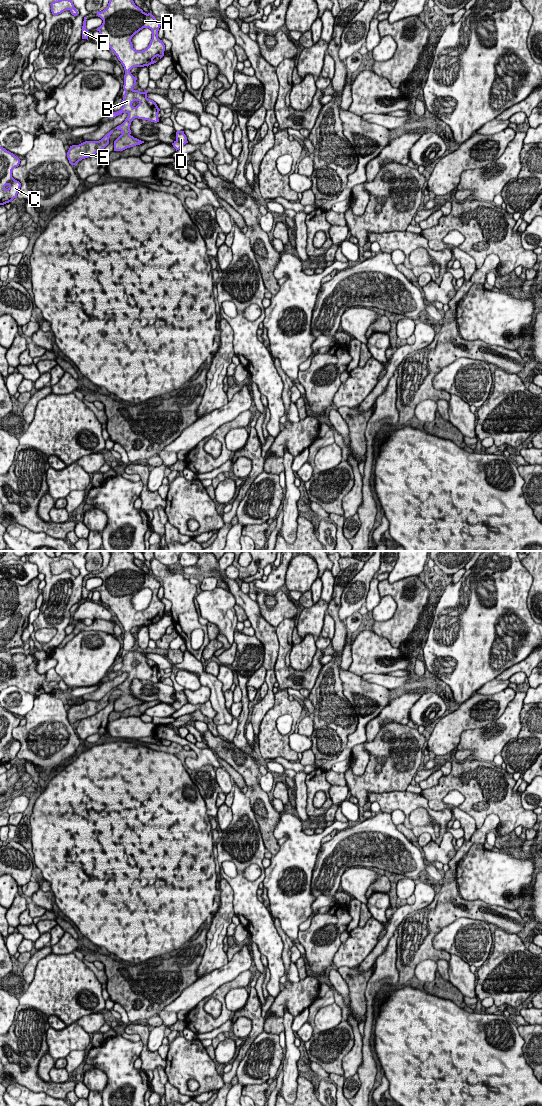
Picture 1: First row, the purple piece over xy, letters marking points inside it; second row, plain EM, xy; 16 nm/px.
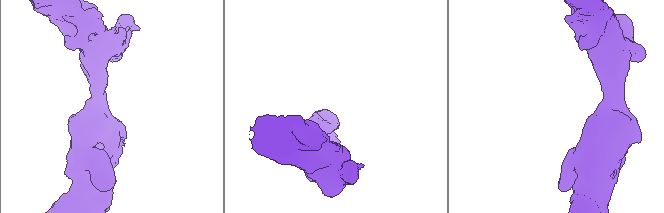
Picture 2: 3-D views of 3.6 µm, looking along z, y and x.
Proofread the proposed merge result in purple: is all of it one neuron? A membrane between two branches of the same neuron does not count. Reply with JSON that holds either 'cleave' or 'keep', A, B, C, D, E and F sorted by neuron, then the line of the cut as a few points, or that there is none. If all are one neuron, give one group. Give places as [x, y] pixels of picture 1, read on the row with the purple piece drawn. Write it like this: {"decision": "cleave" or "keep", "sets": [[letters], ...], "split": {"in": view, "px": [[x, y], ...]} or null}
{"decision": "cleave", "sets": [["A", "F"], ["B", "C", "D", "E"]], "split": {"in": "xy", "px": [[132, 89], [125, 92]]}}

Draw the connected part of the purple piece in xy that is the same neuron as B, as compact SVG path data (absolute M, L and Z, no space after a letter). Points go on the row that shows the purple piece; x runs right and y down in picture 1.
M131 90L125 92L123 96L123 107L117 111L108 113L108 118L115 118L122 113L127 113L128 116L125 121L117 126L115 129L120 130L122 134L114 141L114 151L123 151L127 148L140 145L144 143L137 138L131 136L130 125L135 119L144 119L154 123L159 122L158 108L156 102L147 98L148 90L140 92L138 90Z

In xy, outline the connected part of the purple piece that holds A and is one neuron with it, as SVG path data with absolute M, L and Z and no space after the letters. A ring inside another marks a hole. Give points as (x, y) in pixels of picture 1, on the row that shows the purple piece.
M109 0L108 6L101 12L96 12L103 23L96 30L100 33L101 42L107 44L124 67L125 92L133 90L137 78L130 70L134 67L144 67L156 63L153 59L164 56L165 45L158 38L160 22L151 14L145 13L135 5L133 0ZM143 28L152 31L149 46L137 51L133 48L132 37Z

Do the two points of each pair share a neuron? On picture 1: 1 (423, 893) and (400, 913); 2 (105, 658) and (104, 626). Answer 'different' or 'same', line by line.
1: same
2: different

